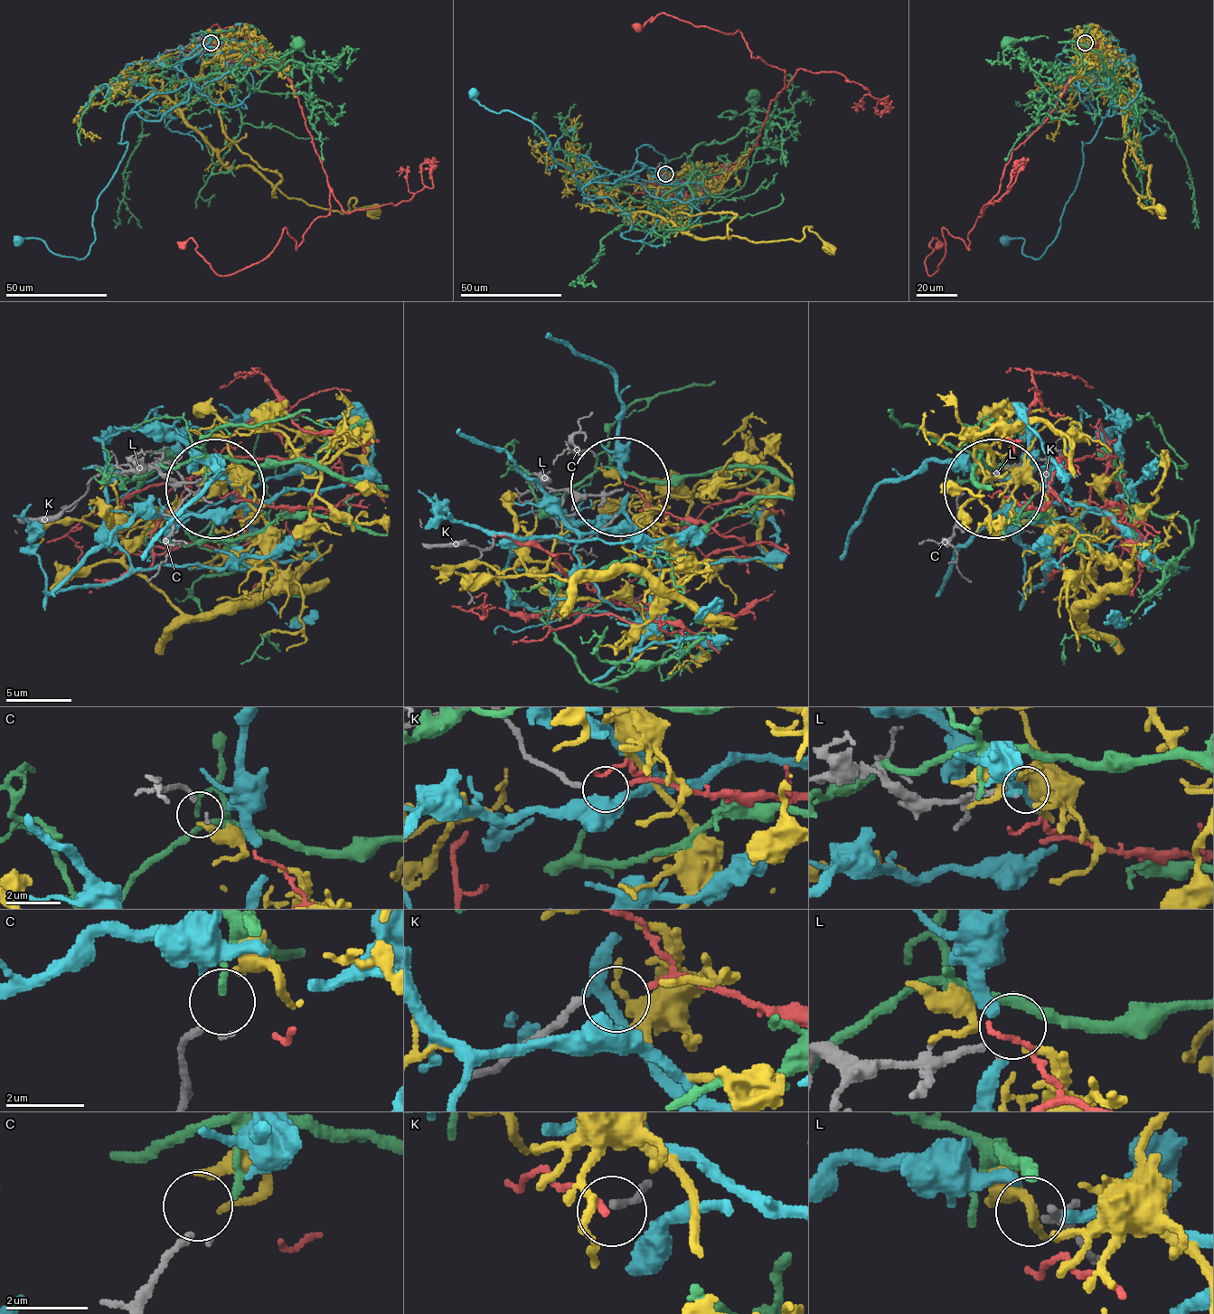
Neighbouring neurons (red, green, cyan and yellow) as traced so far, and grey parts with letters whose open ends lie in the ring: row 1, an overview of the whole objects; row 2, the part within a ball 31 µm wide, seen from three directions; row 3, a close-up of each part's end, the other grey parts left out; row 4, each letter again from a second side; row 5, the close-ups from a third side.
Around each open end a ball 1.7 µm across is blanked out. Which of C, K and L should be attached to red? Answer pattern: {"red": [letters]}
{"red": ["K"]}

